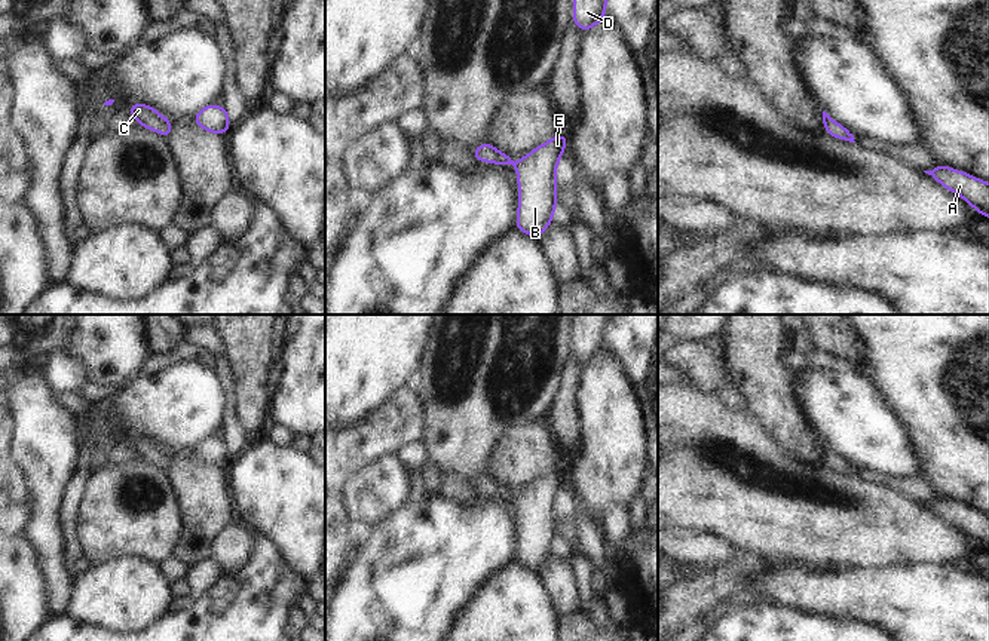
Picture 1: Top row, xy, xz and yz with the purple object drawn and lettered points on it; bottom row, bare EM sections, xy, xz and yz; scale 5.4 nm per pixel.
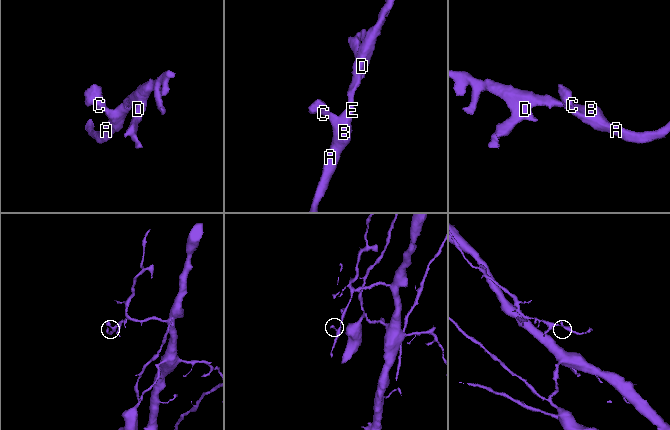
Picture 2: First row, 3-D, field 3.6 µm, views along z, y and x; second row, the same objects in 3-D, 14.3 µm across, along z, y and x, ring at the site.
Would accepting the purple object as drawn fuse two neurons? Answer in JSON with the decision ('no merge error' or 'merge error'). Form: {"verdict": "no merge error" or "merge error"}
{"verdict": "no merge error"}

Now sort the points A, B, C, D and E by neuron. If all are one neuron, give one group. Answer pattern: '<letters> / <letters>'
A B C D E

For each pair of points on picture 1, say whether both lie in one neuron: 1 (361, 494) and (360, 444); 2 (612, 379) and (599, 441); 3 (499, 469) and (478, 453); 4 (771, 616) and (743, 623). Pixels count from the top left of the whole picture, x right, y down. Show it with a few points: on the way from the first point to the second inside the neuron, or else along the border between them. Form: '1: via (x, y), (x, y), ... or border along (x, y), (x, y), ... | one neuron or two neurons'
1: border along (392, 454), (349, 481), (348, 503) | two neurons
2: via (611, 393), (611, 426) | one neuron
3: border along (508, 432), (489, 463), (489, 474) | two neurons
4: via (764, 623), (750, 623) | one neuron

